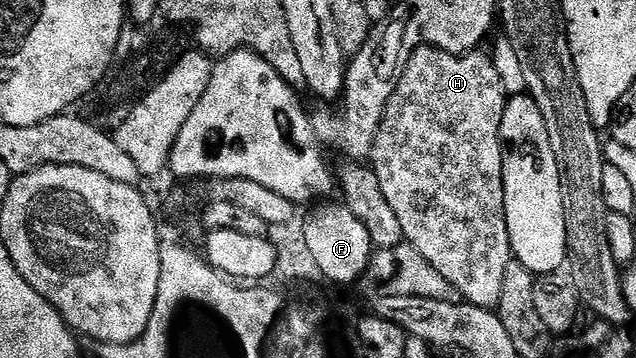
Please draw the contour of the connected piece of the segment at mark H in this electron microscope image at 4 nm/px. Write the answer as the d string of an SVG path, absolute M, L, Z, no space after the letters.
M420 46L410 53L406 61L407 69L402 69L398 77L395 93L389 98L387 109L383 112L383 121L379 124L379 133L375 139L375 145L371 151L369 160L373 165L373 171L377 174L377 182L381 182L381 191L389 201L389 206L397 214L397 222L401 222L403 239L411 244L449 282L449 286L455 288L456 293L466 303L479 308L494 309L501 298L501 286L505 277L505 268L513 259L511 243L509 242L509 230L505 218L505 186L503 185L503 143L501 142L501 118L505 114L505 106L509 99L505 86L501 86L501 74L497 74L497 66L490 55L468 54L466 56L451 56L448 52L442 52L439 48Z

